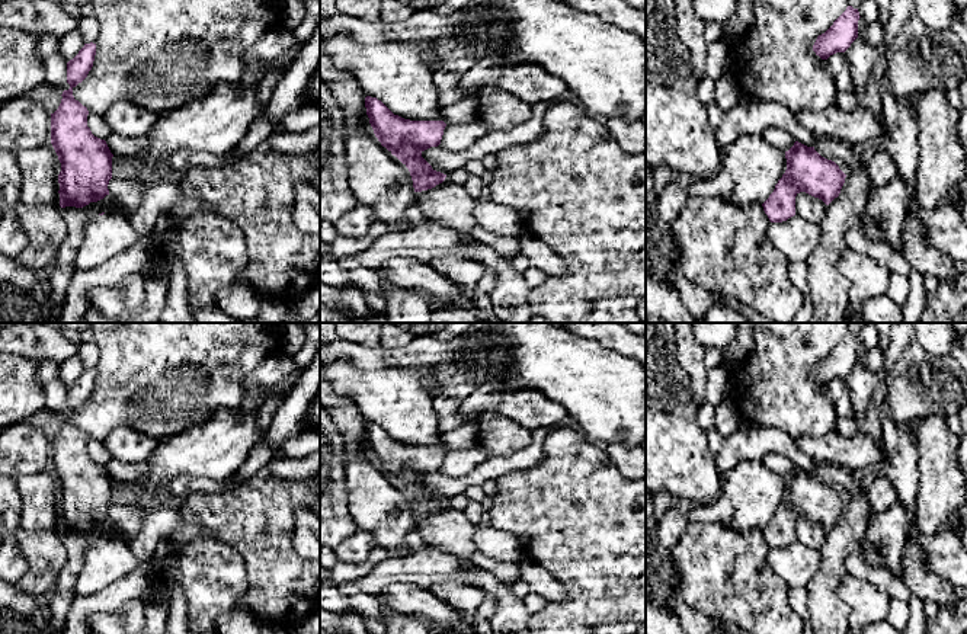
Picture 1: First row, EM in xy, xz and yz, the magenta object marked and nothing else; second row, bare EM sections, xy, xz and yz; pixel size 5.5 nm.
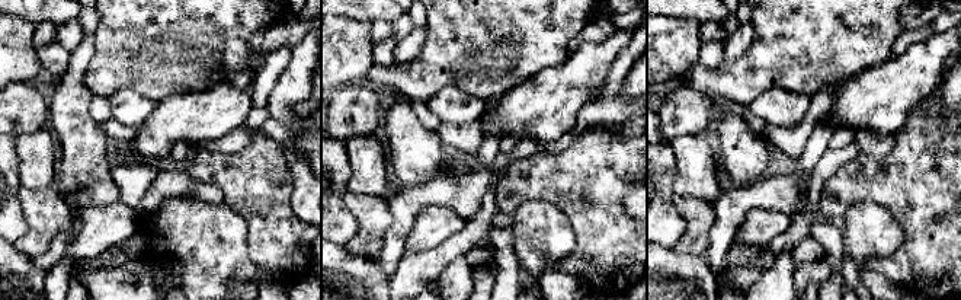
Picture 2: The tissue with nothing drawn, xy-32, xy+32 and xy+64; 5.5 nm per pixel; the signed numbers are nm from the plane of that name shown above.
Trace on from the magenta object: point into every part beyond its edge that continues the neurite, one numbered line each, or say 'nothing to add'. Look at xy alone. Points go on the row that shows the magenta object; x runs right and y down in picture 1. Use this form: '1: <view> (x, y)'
nothing to add

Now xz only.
nothing to add

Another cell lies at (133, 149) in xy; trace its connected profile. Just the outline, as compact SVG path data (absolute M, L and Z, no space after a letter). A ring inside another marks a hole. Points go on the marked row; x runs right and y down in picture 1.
M111 134L106 140L111 153L119 158L140 161L150 150L147 137L144 138L124 138Z

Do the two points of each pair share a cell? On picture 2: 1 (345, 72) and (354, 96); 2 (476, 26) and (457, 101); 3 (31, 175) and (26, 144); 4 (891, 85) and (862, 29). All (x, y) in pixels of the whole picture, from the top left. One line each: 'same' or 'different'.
1: different
2: different
3: same
4: different

